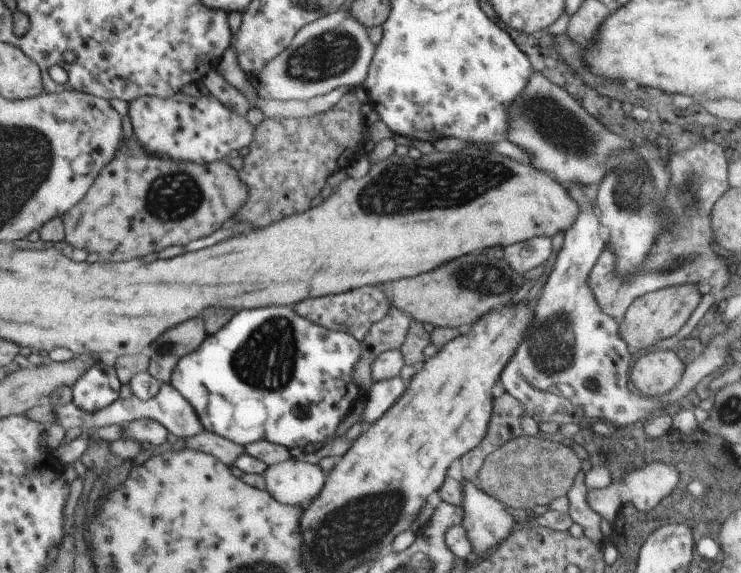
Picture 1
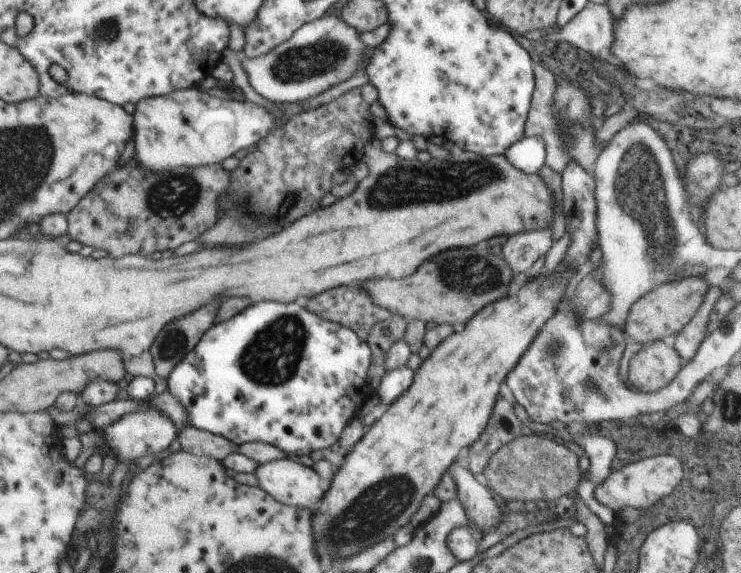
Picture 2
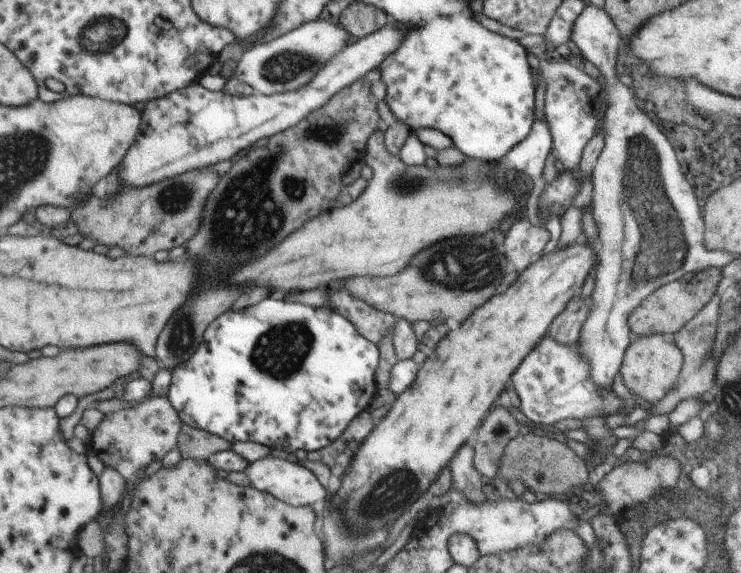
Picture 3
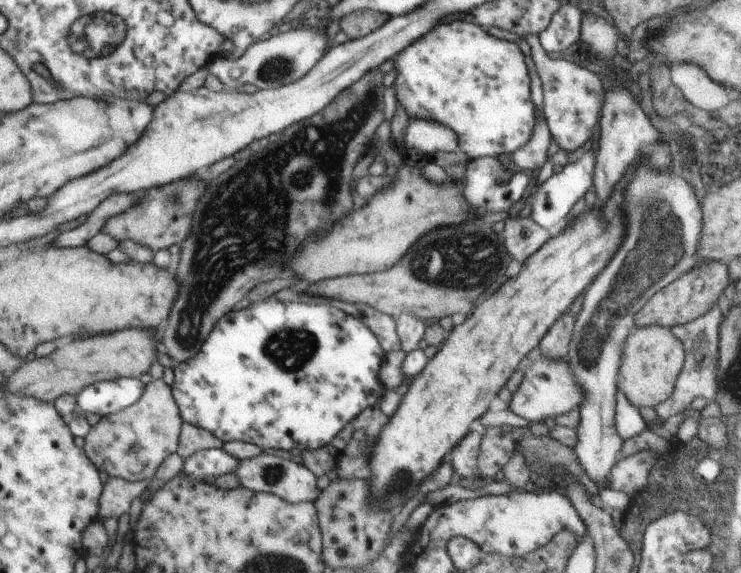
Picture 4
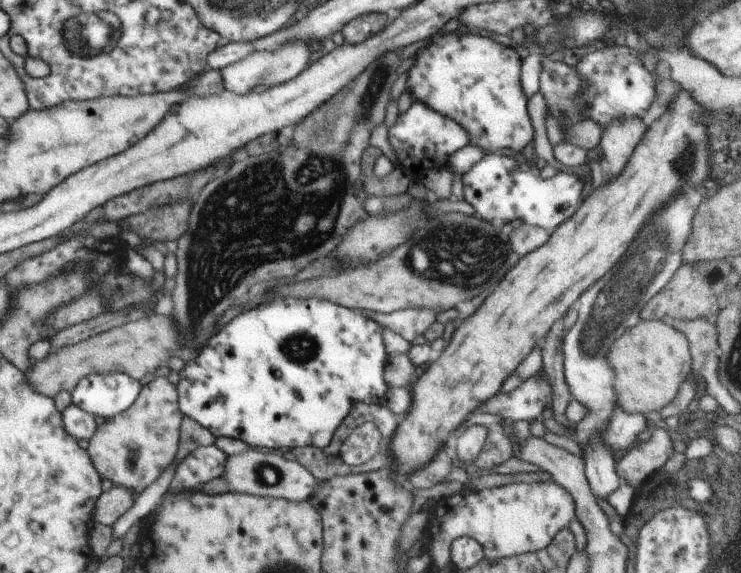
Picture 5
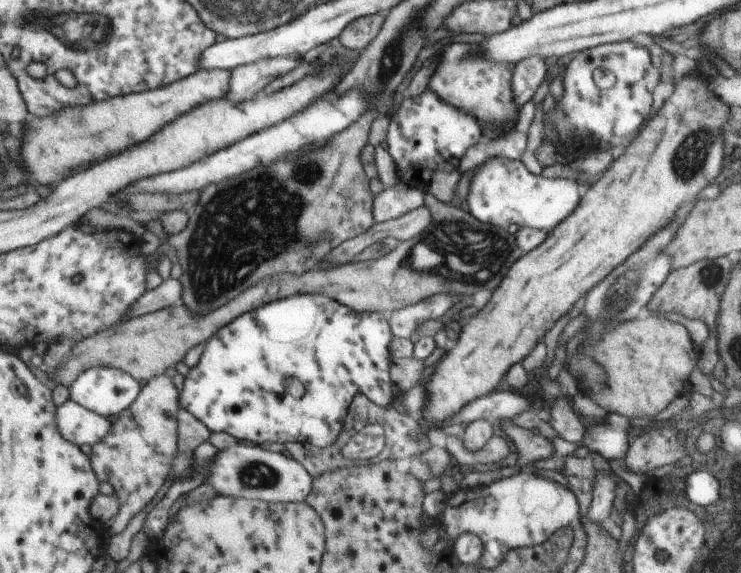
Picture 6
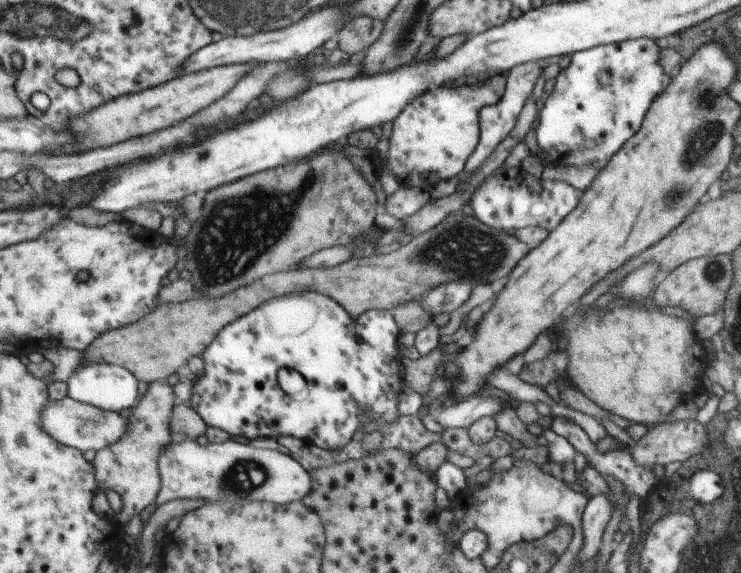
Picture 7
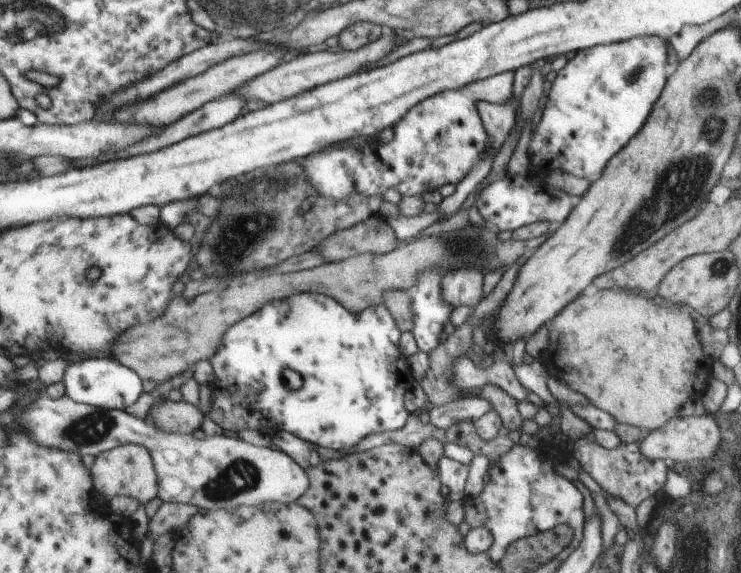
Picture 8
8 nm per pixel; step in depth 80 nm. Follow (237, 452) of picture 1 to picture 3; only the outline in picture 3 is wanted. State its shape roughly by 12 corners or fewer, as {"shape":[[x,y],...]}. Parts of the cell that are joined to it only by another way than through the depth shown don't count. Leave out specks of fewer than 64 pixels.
{"shape":[[183,425],[178,448],[185,459],[230,451],[231,442]]}

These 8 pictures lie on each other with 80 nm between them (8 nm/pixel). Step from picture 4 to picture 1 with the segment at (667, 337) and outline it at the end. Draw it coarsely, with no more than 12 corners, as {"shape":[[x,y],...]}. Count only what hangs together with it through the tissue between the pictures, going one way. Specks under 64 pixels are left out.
{"shape":[[670,349],[631,365],[630,384],[660,397],[680,382],[686,363]]}

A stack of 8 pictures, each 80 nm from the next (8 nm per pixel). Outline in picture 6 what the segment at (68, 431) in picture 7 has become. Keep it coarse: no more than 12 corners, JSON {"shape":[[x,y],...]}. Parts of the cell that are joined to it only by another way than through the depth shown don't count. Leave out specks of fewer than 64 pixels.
{"shape":[[71,399],[56,410],[60,435],[76,446],[106,438],[112,422]]}

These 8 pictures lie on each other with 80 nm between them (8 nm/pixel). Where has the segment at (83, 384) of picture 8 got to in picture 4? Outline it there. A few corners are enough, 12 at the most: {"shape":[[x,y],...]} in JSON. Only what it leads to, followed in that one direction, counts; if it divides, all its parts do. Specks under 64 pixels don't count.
{"shape":[[146,378],[100,380],[76,396],[84,414],[109,415],[142,396]]}

